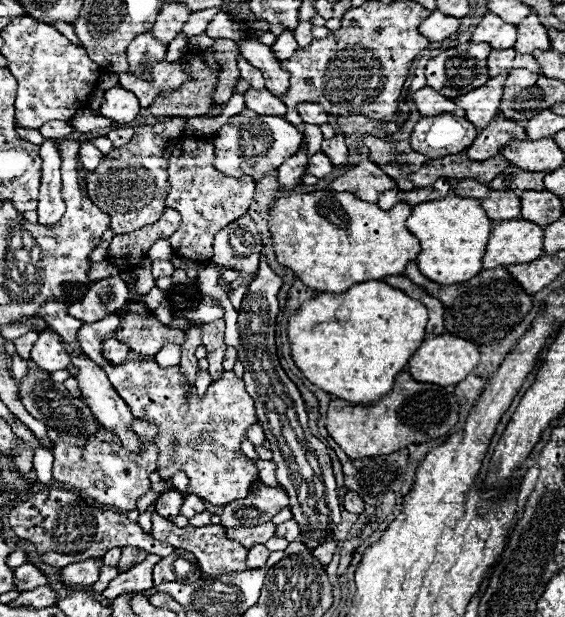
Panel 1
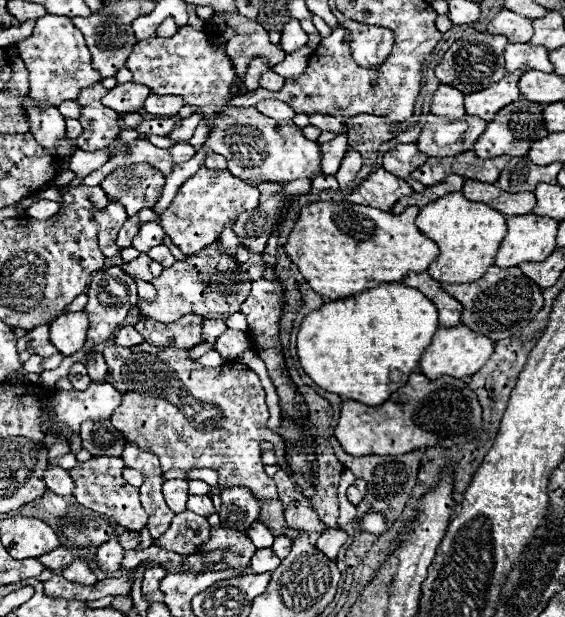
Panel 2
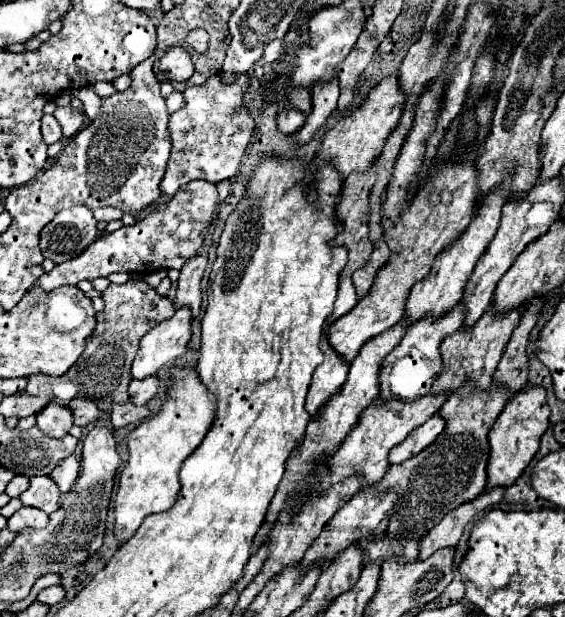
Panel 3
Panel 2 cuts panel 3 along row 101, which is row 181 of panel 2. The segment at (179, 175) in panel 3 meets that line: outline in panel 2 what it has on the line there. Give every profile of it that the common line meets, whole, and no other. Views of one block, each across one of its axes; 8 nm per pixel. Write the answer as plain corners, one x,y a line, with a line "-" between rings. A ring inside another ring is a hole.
200,168
180,186
172,206
162,214
162,228
186,256
196,254
198,250
216,242
222,234
222,228
230,220
238,218
242,212
254,210
258,206
258,196
260,192
256,186
246,184
228,170
212,172
208,168

